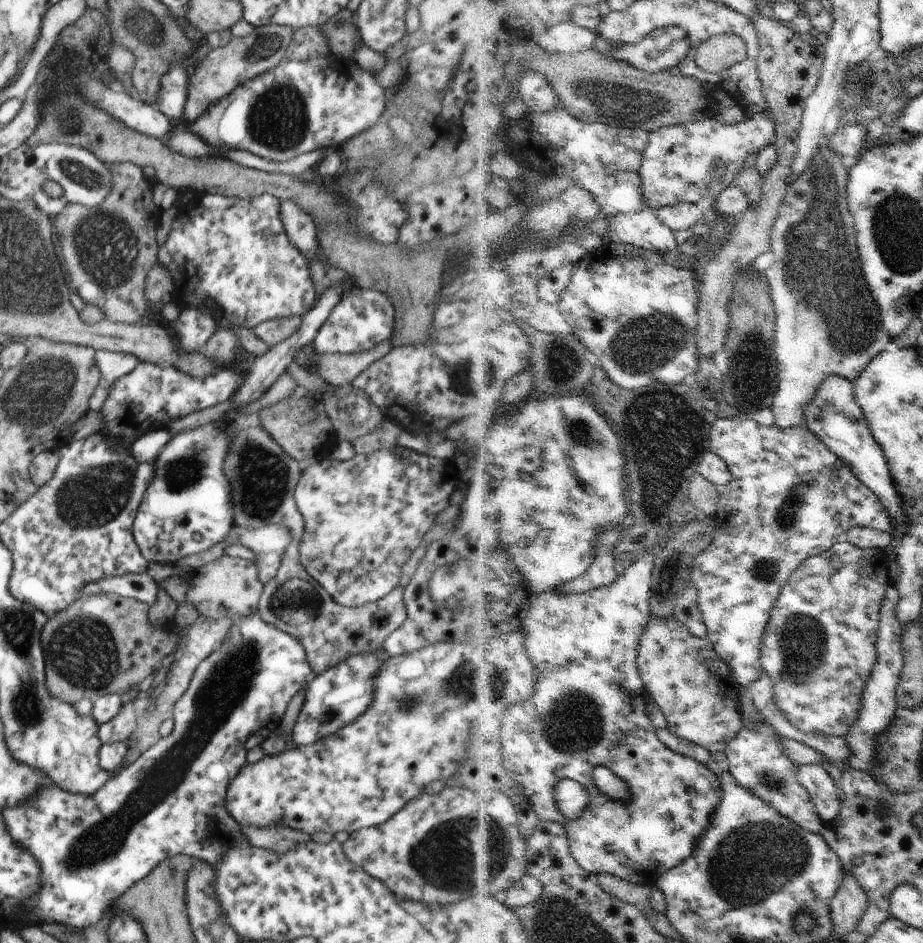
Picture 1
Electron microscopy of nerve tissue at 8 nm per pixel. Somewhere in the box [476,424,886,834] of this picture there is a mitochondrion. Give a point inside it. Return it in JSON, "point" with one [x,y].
{"point":[575,725]}

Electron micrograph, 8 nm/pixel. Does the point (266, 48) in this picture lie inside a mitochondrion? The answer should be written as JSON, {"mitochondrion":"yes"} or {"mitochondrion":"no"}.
{"mitochondrion":"yes"}

